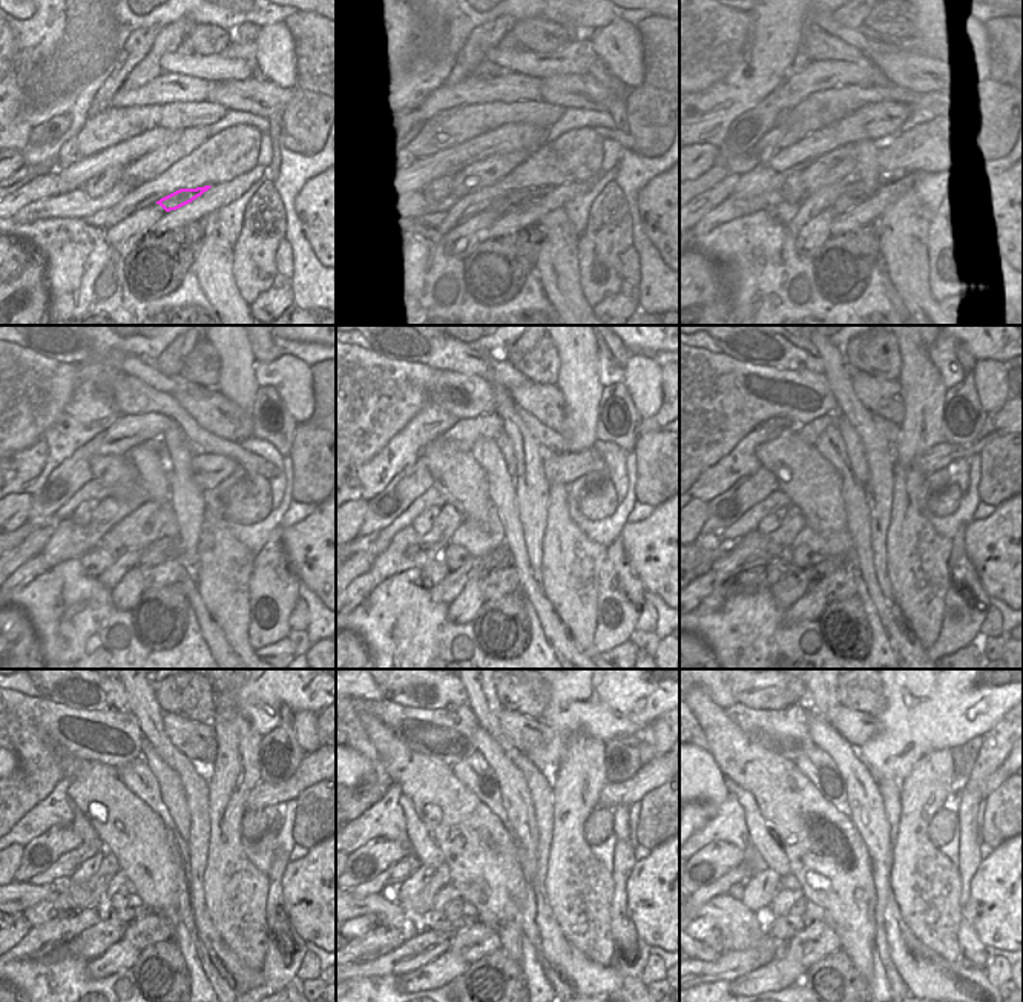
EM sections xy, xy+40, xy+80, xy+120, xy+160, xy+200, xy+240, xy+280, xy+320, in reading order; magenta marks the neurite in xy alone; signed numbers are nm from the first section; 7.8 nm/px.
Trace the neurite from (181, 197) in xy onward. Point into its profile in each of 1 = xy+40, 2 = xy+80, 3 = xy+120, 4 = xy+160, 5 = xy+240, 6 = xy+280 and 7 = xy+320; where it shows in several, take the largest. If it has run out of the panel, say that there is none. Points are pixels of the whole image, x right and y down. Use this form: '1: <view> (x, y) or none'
1: xy+40 (522, 198)
2: xy+80 (853, 198)
3: xy+120 (166, 548)
4: xy+160 (499, 557)
5: xy+240 (137, 912)
6: xy+280 (445, 926)
7: xy+320 (782, 929)

